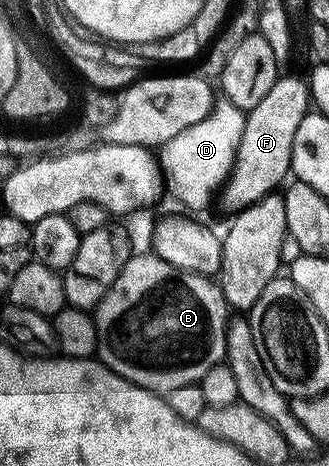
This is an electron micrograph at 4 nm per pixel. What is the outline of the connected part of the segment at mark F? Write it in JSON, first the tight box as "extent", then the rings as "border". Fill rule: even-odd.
{"extent":[228,74,311,208],"border":[[[283,74],[272,85],[272,89],[268,89],[268,97],[264,97],[260,105],[246,112],[246,125],[228,185],[241,208],[260,202],[263,197],[277,192],[287,182],[292,171],[292,141],[296,137],[296,129],[300,129],[300,121],[304,121],[311,107],[307,80]]]}

